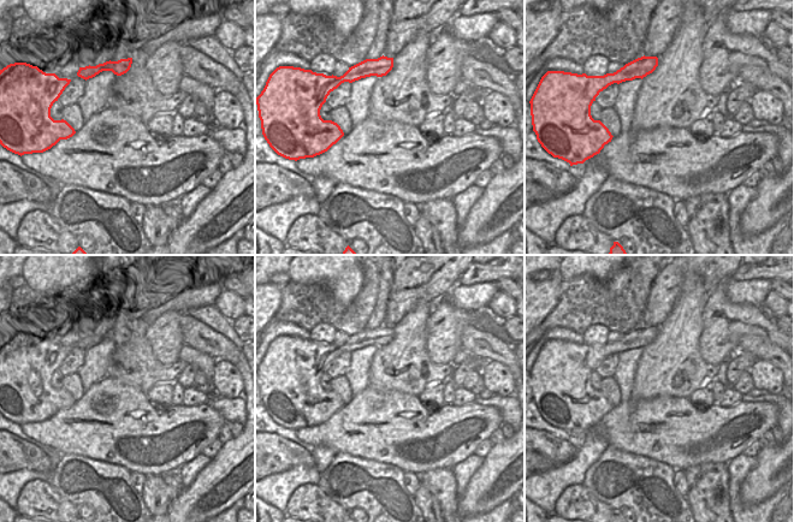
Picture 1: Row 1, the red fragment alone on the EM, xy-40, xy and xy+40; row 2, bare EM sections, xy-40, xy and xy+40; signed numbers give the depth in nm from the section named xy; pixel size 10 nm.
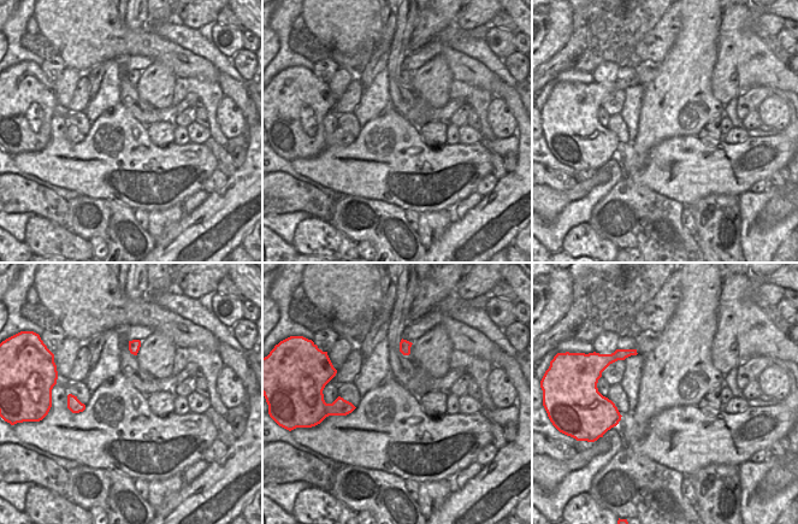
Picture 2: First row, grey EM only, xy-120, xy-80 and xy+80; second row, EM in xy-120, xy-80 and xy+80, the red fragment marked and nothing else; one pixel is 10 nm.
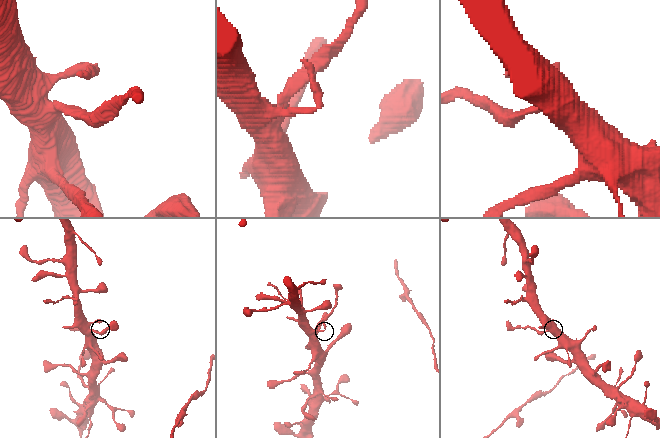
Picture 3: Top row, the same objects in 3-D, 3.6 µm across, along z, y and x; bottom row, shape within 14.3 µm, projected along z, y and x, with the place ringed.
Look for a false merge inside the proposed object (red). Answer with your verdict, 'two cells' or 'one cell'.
one cell

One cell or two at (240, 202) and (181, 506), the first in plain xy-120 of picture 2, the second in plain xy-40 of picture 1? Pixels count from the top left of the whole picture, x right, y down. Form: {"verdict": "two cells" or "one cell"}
{"verdict": "one cell"}

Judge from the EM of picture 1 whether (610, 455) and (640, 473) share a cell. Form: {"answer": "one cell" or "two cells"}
{"answer": "one cell"}

